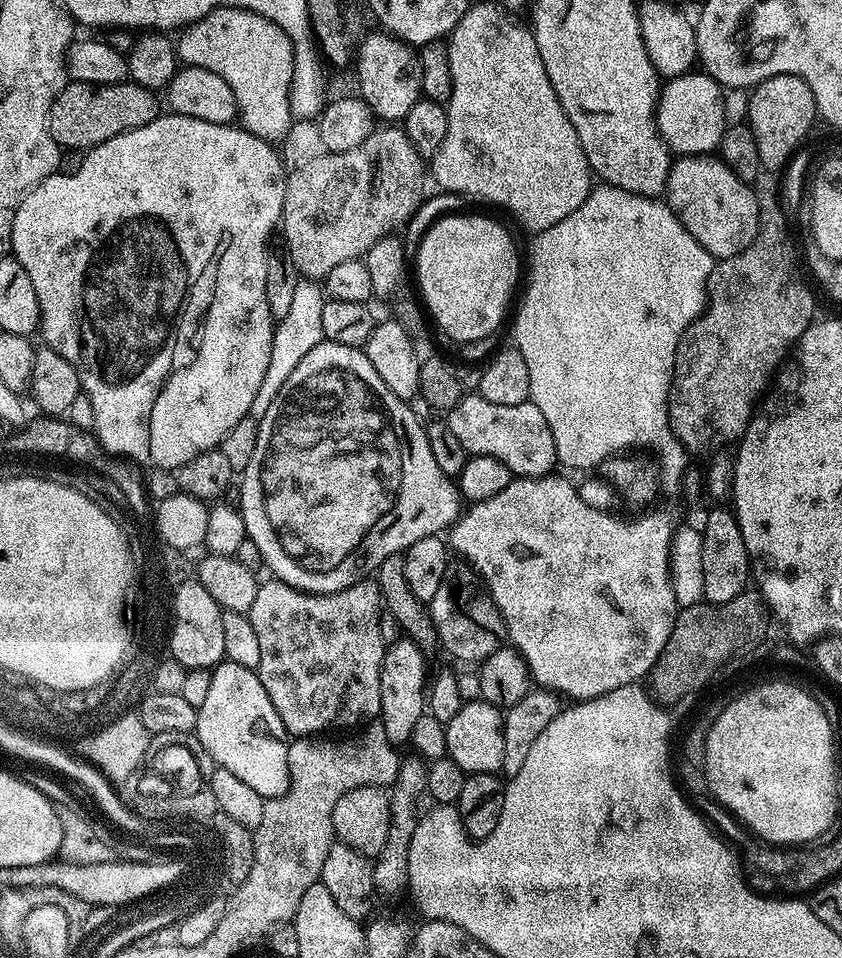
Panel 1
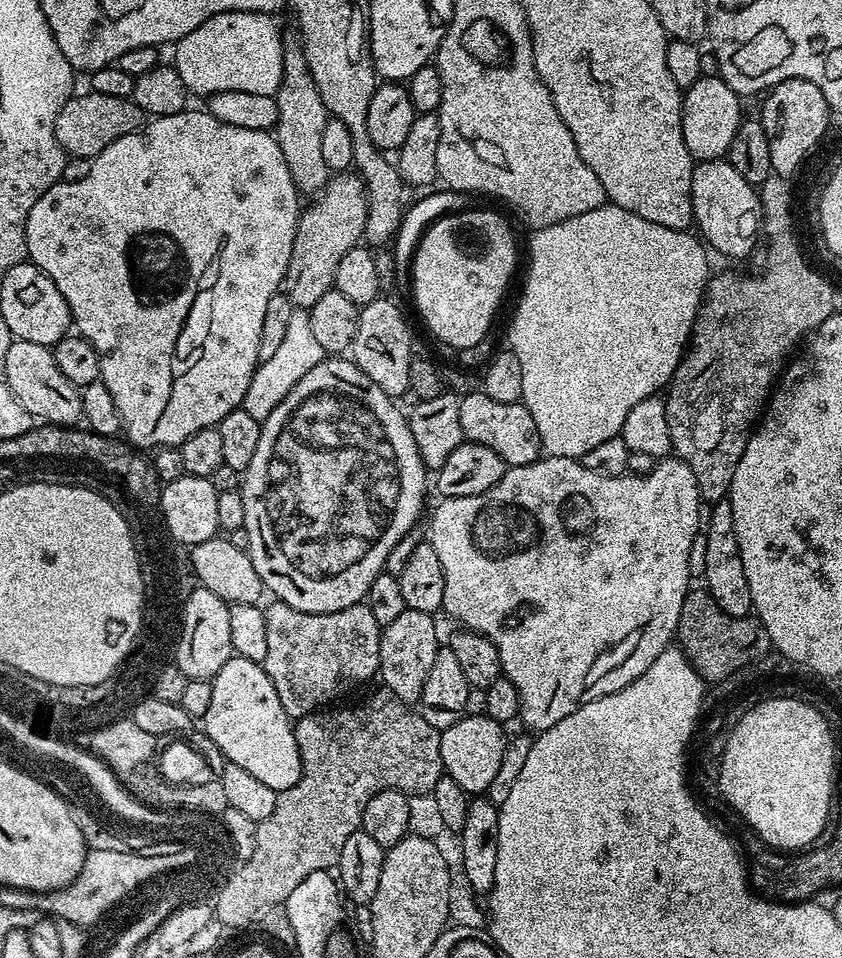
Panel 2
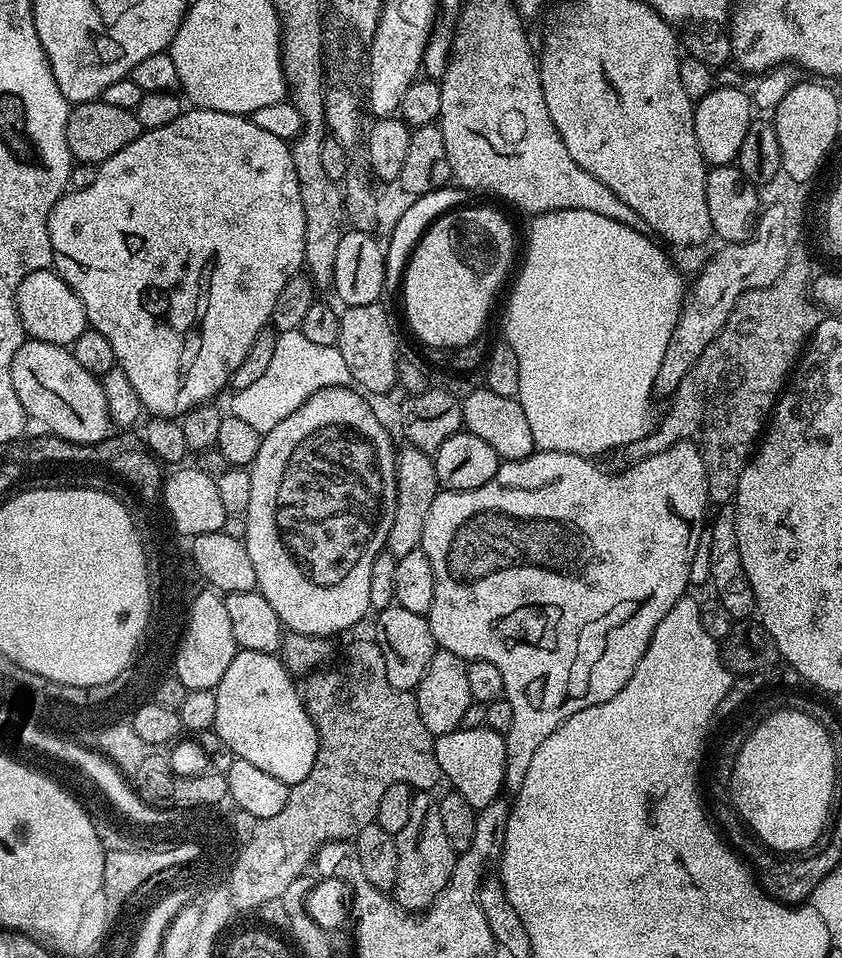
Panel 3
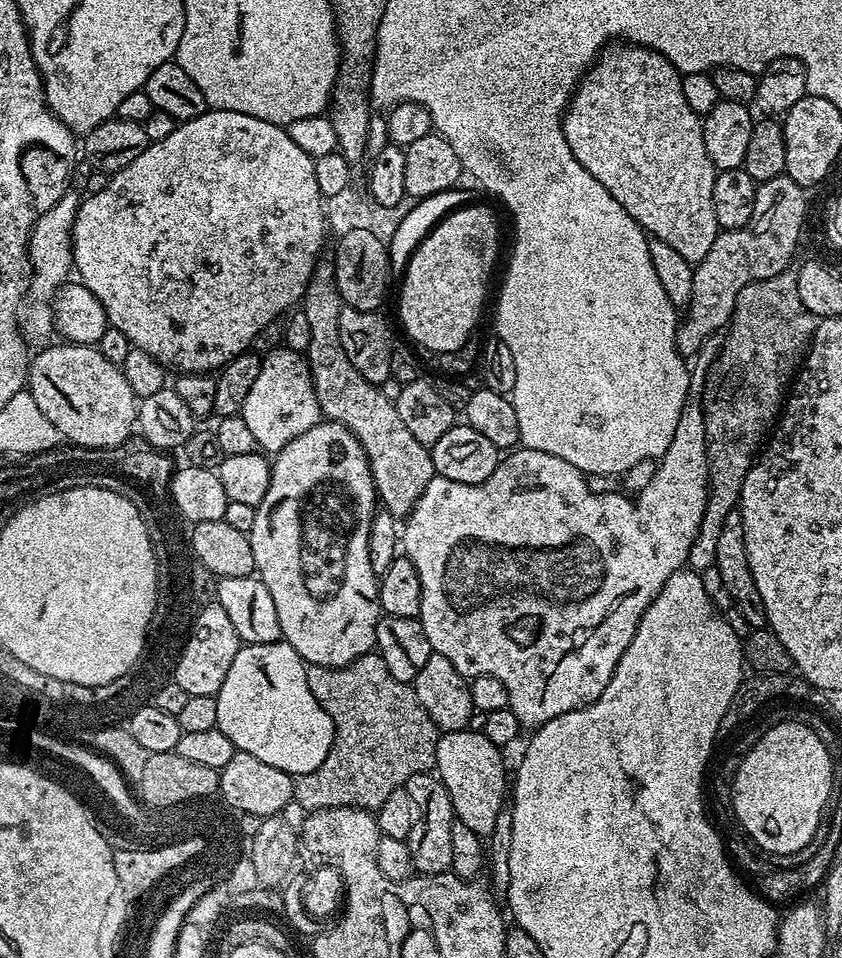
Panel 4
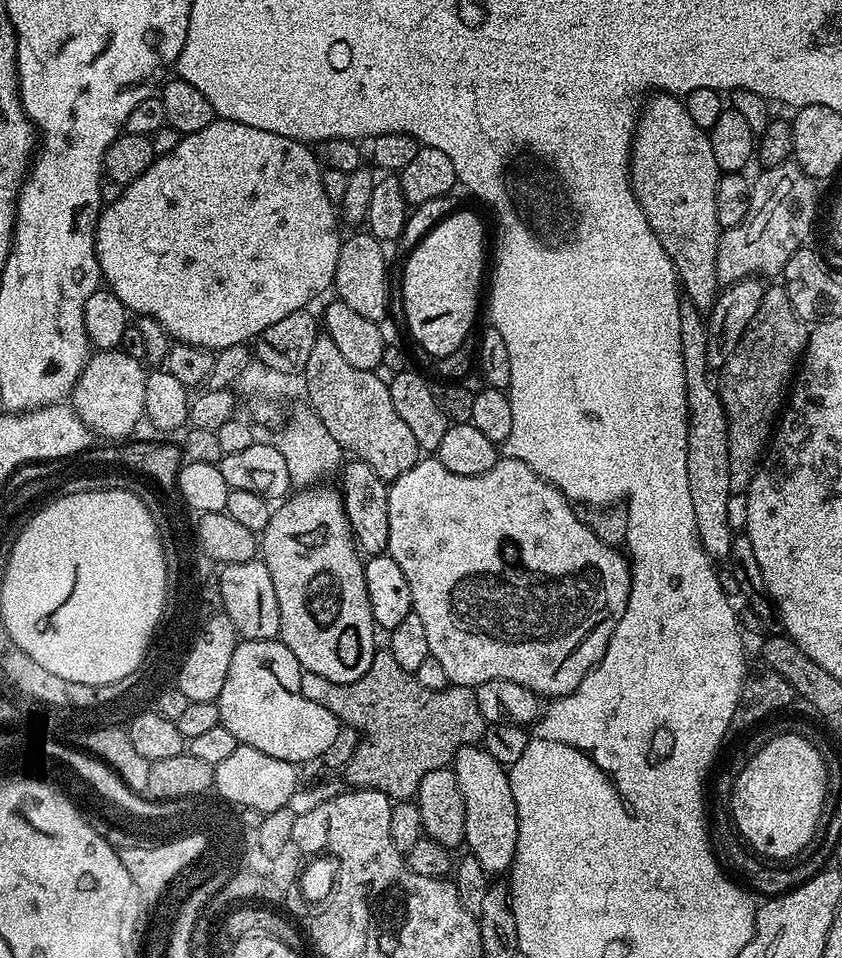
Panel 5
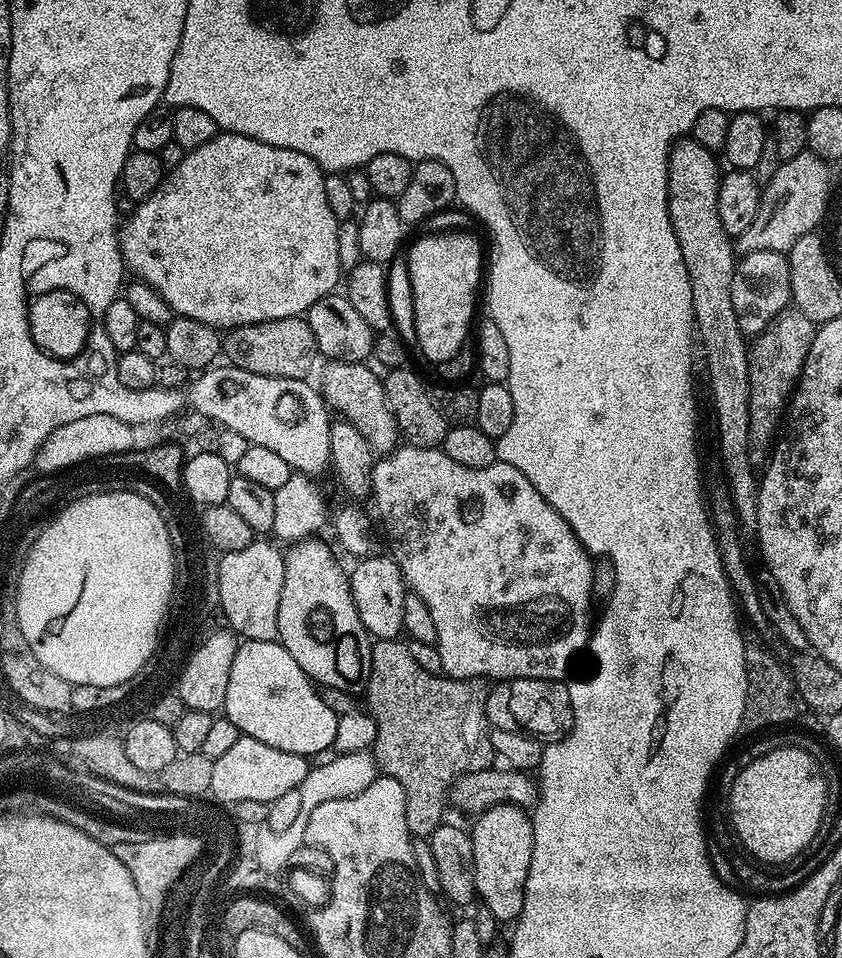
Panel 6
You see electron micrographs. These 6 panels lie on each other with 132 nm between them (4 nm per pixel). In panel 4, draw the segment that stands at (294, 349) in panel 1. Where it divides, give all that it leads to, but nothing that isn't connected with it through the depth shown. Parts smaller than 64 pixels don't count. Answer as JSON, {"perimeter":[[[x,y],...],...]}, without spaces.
{"perimeter":[[[279,346],[265,355],[260,361],[258,378],[250,394],[246,394],[246,402],[239,416],[253,432],[257,449],[268,454],[280,452],[294,442],[298,434],[306,434],[306,430],[310,430],[322,418],[307,359],[287,346]]]}

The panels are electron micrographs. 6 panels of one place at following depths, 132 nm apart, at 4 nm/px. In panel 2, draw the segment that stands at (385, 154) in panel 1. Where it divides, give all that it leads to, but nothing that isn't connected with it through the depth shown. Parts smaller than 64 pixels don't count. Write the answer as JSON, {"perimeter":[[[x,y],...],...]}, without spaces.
{"perimeter":[[[347,172],[335,175],[317,197],[318,203],[301,213],[296,225],[290,263],[282,290],[293,307],[312,308],[322,295],[333,289],[338,265],[343,255],[363,239],[367,214],[367,197],[359,176]]]}

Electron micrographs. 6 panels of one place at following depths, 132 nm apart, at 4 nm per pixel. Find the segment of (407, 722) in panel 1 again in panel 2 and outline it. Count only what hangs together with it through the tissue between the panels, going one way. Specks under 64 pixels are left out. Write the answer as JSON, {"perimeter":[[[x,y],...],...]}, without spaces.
{"perimeter":[[[405,608],[404,613],[380,633],[379,679],[384,679],[383,687],[387,691],[409,706],[421,699],[435,654],[442,647],[442,640],[436,637],[436,619],[433,613]]]}

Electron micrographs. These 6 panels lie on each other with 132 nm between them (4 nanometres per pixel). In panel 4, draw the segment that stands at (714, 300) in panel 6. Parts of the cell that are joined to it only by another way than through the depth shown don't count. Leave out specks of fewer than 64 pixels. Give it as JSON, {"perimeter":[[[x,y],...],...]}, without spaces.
{"perimeter":[[[627,42],[609,43],[608,47],[596,57],[596,63],[584,73],[576,93],[568,101],[568,109],[564,112],[563,129],[570,150],[574,150],[574,158],[578,158],[578,162],[582,162],[582,166],[586,166],[586,170],[590,170],[590,174],[594,174],[594,178],[598,178],[598,182],[602,182],[602,186],[606,186],[606,190],[610,190],[610,194],[618,198],[618,206],[622,206],[622,210],[626,210],[626,214],[630,214],[630,218],[634,218],[634,222],[638,222],[649,237],[666,242],[666,246],[678,250],[678,254],[682,254],[686,262],[695,266],[702,258],[706,258],[710,246],[714,246],[714,238],[722,231],[718,218],[714,218],[714,182],[718,169],[714,166],[710,154],[706,154],[702,117],[694,110],[690,110],[690,105],[682,95],[681,75],[682,73],[665,56],[652,48],[641,48]]]}

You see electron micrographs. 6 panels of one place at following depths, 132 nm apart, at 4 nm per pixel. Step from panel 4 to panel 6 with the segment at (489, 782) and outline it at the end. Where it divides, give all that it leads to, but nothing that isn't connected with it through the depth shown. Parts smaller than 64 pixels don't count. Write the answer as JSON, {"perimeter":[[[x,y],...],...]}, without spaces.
{"perimeter":[[[496,804],[479,813],[472,821],[470,835],[474,846],[474,874],[479,903],[494,914],[497,922],[515,922],[522,914],[530,883],[528,875],[534,854],[533,817],[513,804]]]}

